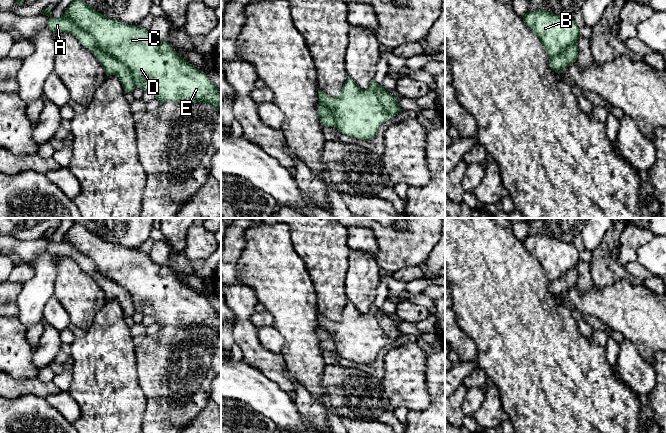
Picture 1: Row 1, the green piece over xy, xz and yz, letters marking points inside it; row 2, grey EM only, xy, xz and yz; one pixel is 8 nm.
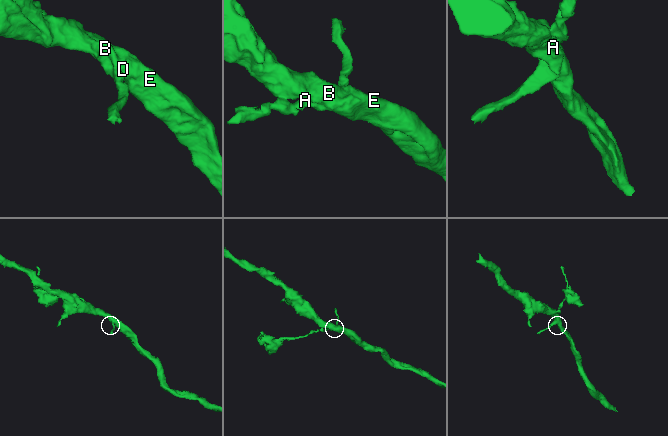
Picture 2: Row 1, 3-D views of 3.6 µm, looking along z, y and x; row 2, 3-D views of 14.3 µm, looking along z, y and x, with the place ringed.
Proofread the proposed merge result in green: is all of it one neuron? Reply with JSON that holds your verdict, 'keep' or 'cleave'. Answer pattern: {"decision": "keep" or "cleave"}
{"decision": "cleave"}

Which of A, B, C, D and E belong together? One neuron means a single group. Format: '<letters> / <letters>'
A / B C D E

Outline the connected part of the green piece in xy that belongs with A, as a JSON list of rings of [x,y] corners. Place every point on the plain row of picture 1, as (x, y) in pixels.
[[[48,231],[41,236],[41,238],[49,241],[47,251],[53,256],[67,256],[76,260],[84,271],[94,275],[106,299],[117,300],[122,307],[124,315],[132,317],[136,310],[131,294],[121,285],[103,276],[98,271],[96,264],[88,256],[77,250],[70,242],[64,239],[53,242],[50,240],[50,234],[51,231]]]

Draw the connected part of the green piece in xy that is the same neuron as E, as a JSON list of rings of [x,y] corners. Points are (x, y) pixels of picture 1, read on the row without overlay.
[[[74,223],[63,239],[88,256],[103,276],[125,288],[133,298],[135,310],[153,317],[161,328],[204,326],[221,336],[221,316],[208,300],[184,284],[167,265],[156,263],[148,253],[109,242],[79,223]]]

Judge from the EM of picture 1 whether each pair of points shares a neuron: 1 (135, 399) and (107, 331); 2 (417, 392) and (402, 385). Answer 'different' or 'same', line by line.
1: same
2: same

